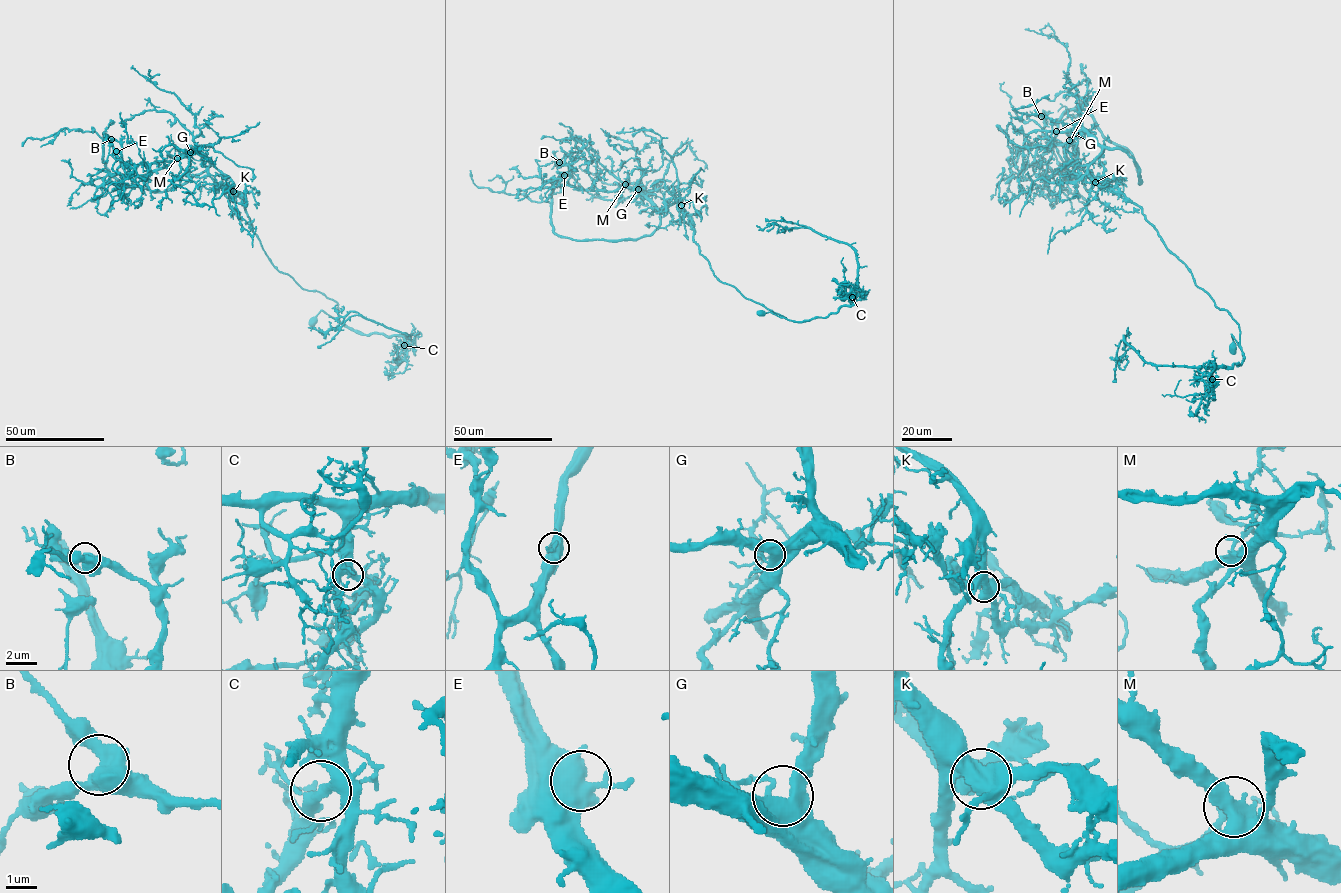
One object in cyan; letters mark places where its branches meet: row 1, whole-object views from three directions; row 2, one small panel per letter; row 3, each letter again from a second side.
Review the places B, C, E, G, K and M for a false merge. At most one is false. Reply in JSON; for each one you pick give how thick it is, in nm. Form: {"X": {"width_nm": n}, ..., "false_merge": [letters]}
{"K": {"width_nm": 500}, "false_merge": ["K"]}

